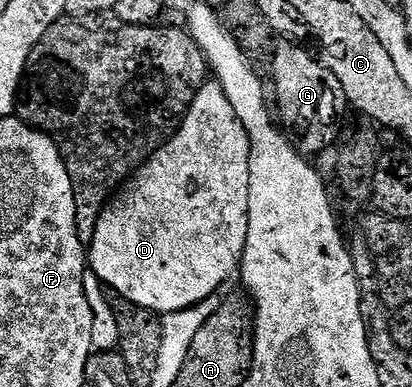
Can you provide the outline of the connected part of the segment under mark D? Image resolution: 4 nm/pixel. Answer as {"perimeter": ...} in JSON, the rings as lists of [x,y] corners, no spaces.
{"perimeter":[[[207,81],[201,86],[197,100],[181,122],[181,127],[168,139],[157,152],[141,167],[133,172],[131,178],[114,194],[105,207],[105,212],[99,217],[99,225],[95,225],[93,240],[87,244],[87,263],[93,271],[113,291],[118,291],[125,299],[134,303],[134,308],[150,313],[160,313],[162,316],[172,315],[175,311],[185,311],[205,299],[213,299],[216,291],[234,278],[235,272],[241,266],[241,255],[245,251],[245,242],[249,232],[249,186],[252,183],[252,171],[249,159],[253,156],[253,147],[249,143],[249,133],[239,121],[224,88],[216,81]]]}

